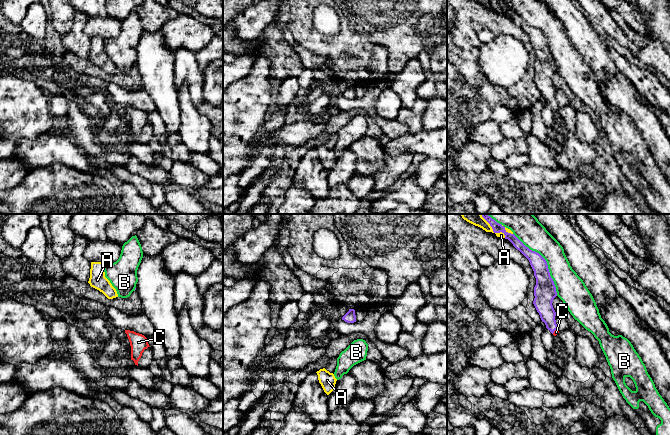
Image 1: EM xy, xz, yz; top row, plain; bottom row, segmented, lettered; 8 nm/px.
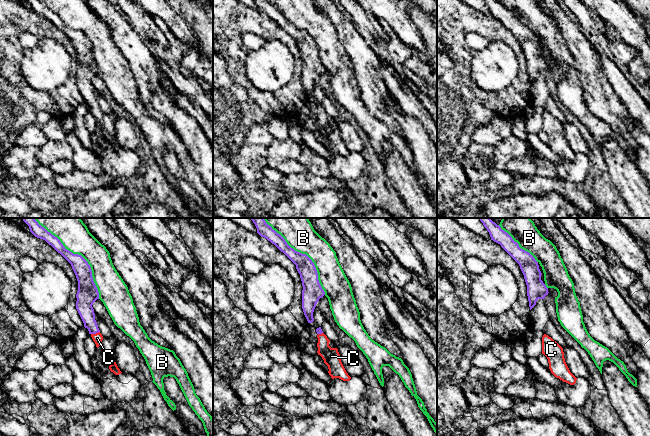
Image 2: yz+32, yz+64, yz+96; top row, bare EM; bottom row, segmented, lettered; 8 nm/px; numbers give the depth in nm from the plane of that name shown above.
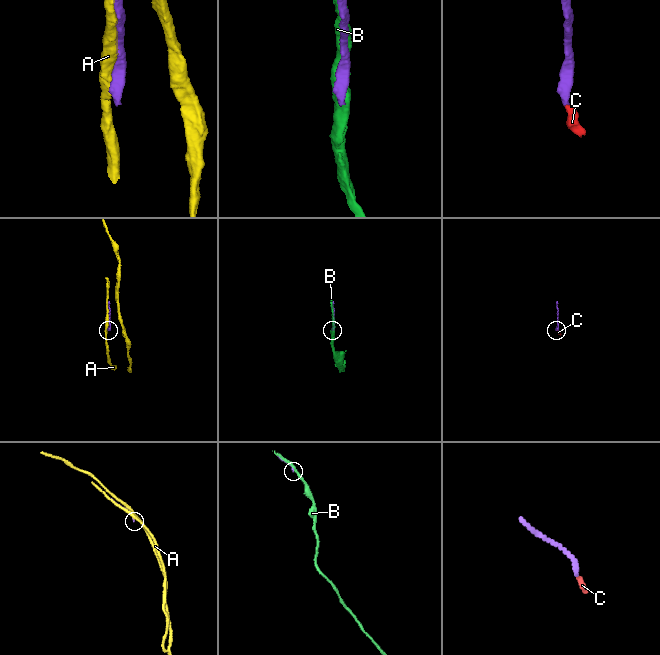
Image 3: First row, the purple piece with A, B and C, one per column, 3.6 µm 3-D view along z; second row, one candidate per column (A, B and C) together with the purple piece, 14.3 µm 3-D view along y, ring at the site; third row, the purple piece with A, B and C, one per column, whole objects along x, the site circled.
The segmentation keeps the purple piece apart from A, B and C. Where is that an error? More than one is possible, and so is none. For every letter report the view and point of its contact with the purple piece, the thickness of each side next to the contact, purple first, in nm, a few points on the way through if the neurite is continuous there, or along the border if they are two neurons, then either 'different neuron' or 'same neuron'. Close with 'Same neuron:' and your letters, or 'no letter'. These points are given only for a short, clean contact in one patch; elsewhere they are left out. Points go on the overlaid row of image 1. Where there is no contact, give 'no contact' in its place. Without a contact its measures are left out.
A: contact yz (492, 228); calibres 80 and 140 nm; different neuron
B: contact yz (546, 262); calibres 180 and 220 nm; different neuron
C: contact yz (554, 330); calibres 140 and 40 nm; way yz (543, 301), (550, 324), (554, 330), (556, 332); same neuron
Same neuron: C

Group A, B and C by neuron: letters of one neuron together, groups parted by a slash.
A / B / C

